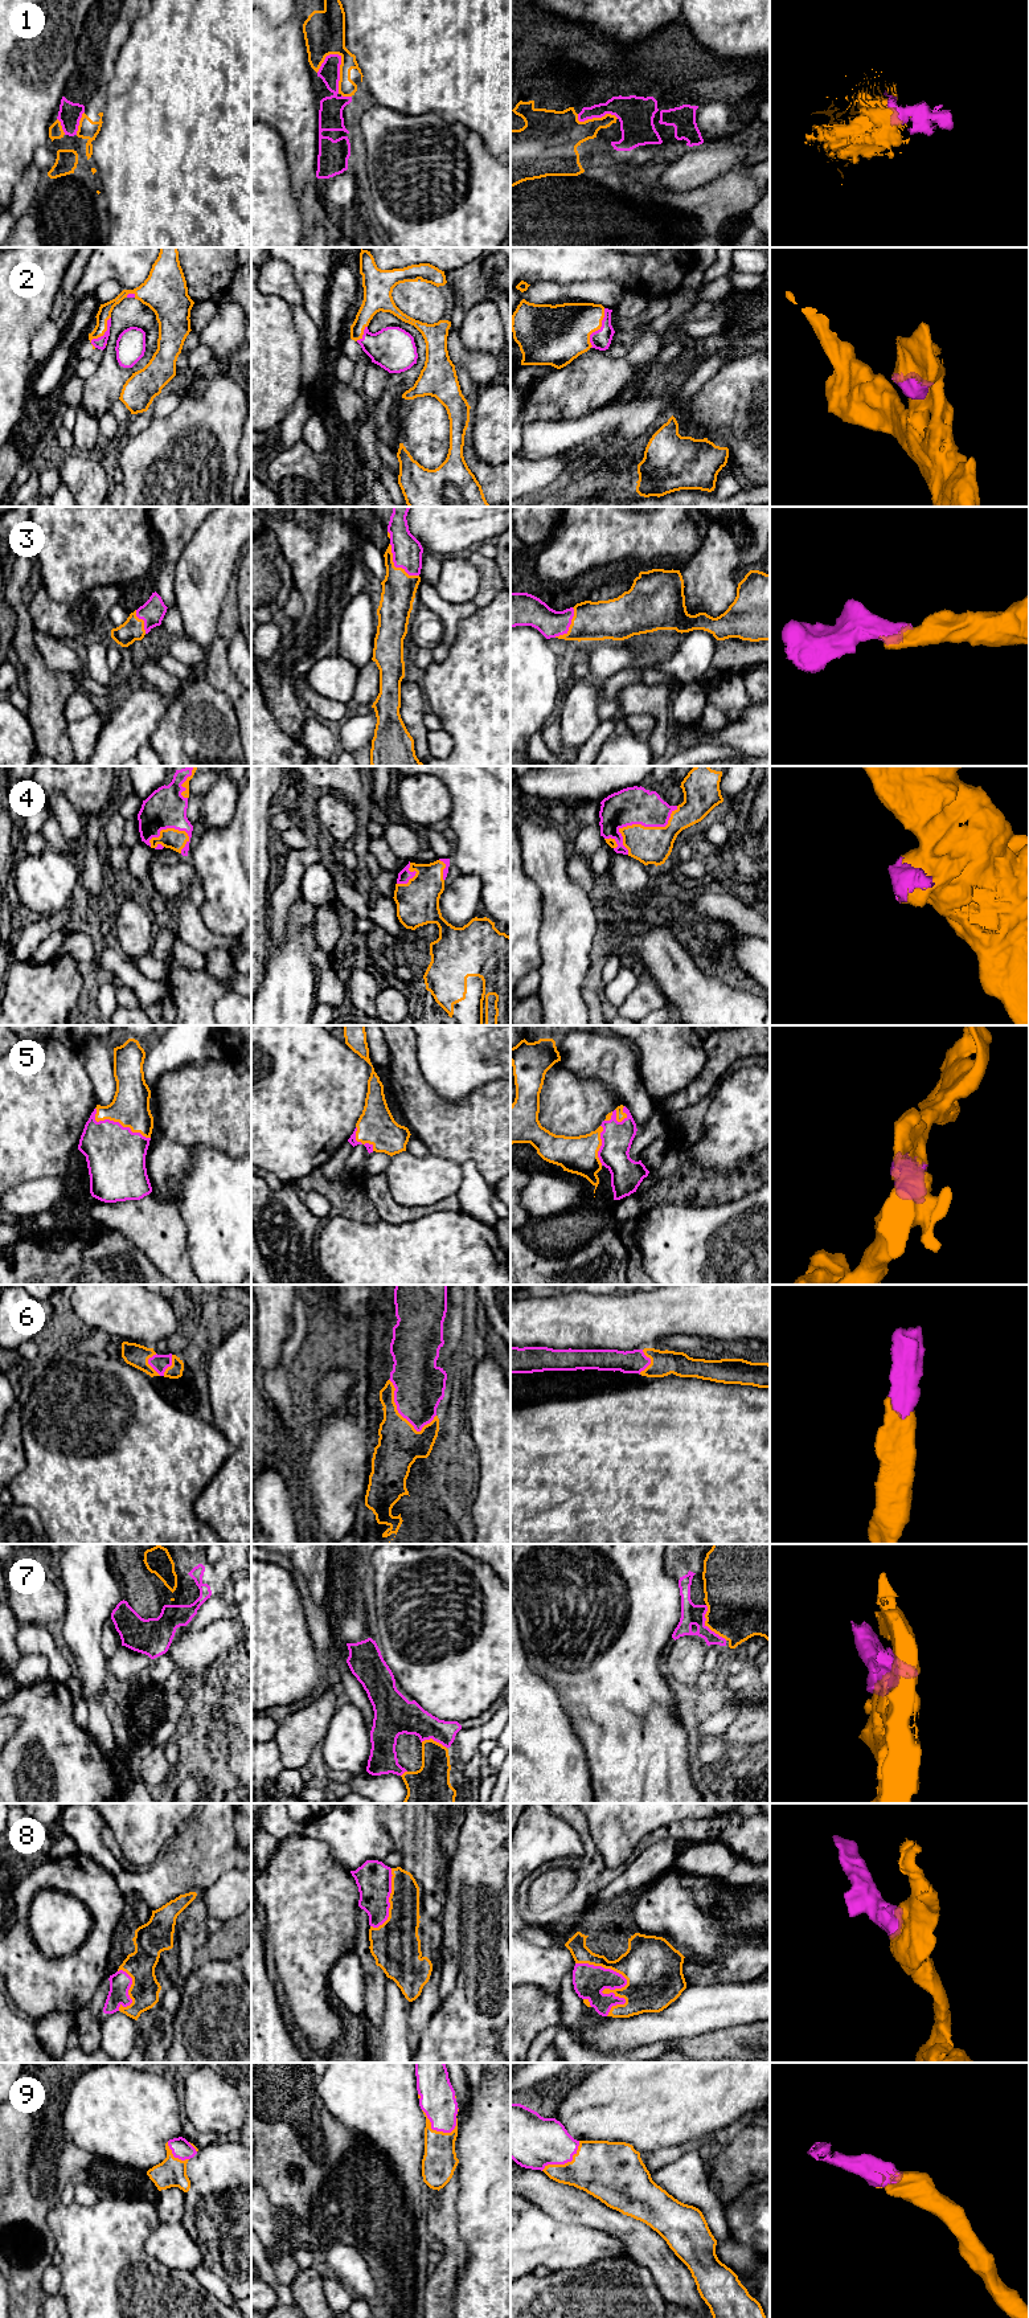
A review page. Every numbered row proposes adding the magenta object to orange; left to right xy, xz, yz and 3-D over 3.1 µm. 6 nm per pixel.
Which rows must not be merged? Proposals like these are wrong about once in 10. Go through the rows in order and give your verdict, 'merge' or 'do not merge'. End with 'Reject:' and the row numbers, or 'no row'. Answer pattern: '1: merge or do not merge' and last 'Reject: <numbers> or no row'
1: merge
2: merge
3: merge
4: merge
5: merge
6: merge
7: merge
8: merge
9: merge
Reject: no row

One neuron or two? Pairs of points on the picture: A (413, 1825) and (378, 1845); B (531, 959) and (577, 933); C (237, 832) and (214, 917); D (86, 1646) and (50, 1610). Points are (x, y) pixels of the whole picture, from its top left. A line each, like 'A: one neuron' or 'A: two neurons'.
A: two neurons
B: two neurons
C: one neuron
D: two neurons

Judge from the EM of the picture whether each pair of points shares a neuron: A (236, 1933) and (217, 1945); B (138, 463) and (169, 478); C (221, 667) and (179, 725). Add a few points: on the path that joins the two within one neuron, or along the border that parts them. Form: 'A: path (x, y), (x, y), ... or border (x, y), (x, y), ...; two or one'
A: path (232, 1937), (221, 1945); one
B: path (146, 469), (162, 470); one
C: border (203, 676), (232, 703); two

